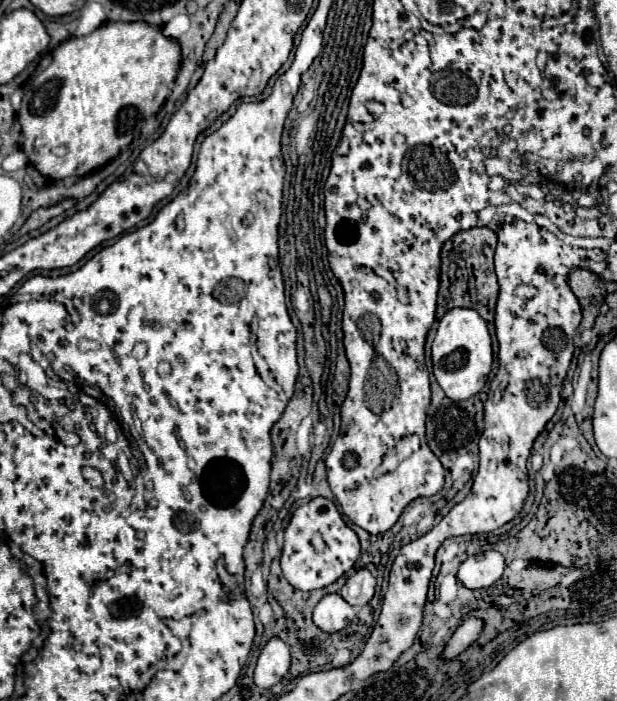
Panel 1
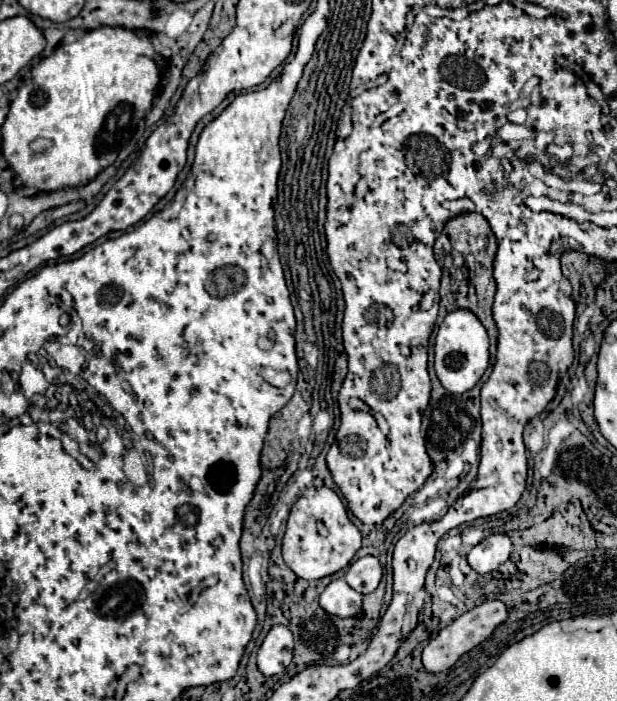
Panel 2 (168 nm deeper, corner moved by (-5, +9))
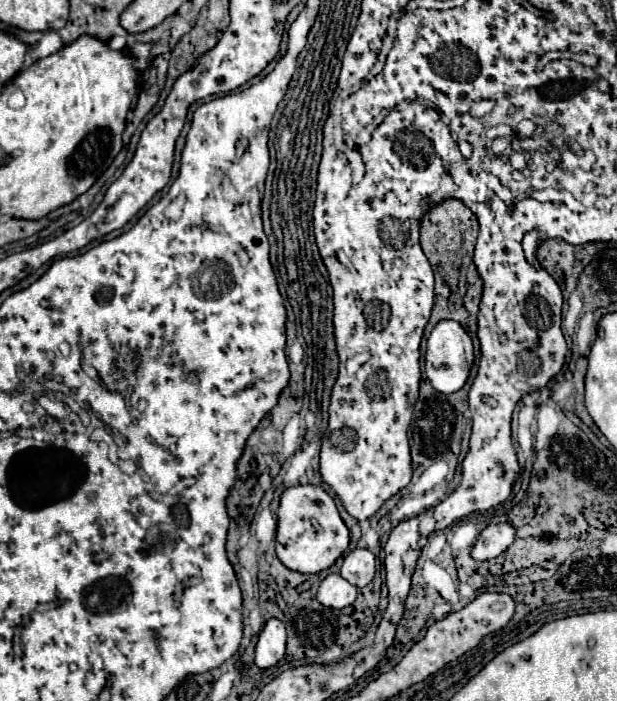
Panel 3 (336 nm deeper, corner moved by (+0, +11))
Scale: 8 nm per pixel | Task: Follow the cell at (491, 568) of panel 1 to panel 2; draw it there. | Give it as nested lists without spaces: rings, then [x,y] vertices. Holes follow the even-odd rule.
[[[494,533],[486,537],[482,543],[472,547],[468,553],[468,563],[478,573],[490,573],[498,569],[512,553],[512,541],[504,533]]]

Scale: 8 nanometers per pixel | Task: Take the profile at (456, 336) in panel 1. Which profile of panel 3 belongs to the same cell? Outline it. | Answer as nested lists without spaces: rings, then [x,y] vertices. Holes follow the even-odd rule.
[[[453,319],[439,321],[427,339],[427,351],[425,351],[425,373],[427,373],[427,379],[431,381],[431,385],[441,393],[459,391],[469,379],[473,359],[475,359],[475,355],[473,355],[471,333],[467,329],[463,329],[459,321],[453,321]]]

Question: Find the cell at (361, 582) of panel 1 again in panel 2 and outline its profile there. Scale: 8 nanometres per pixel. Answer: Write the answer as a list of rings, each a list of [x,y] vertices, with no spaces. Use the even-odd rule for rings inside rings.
[[[372,555],[356,559],[346,571],[346,583],[362,595],[372,593],[378,587],[380,577],[382,577],[382,567],[378,559]]]

